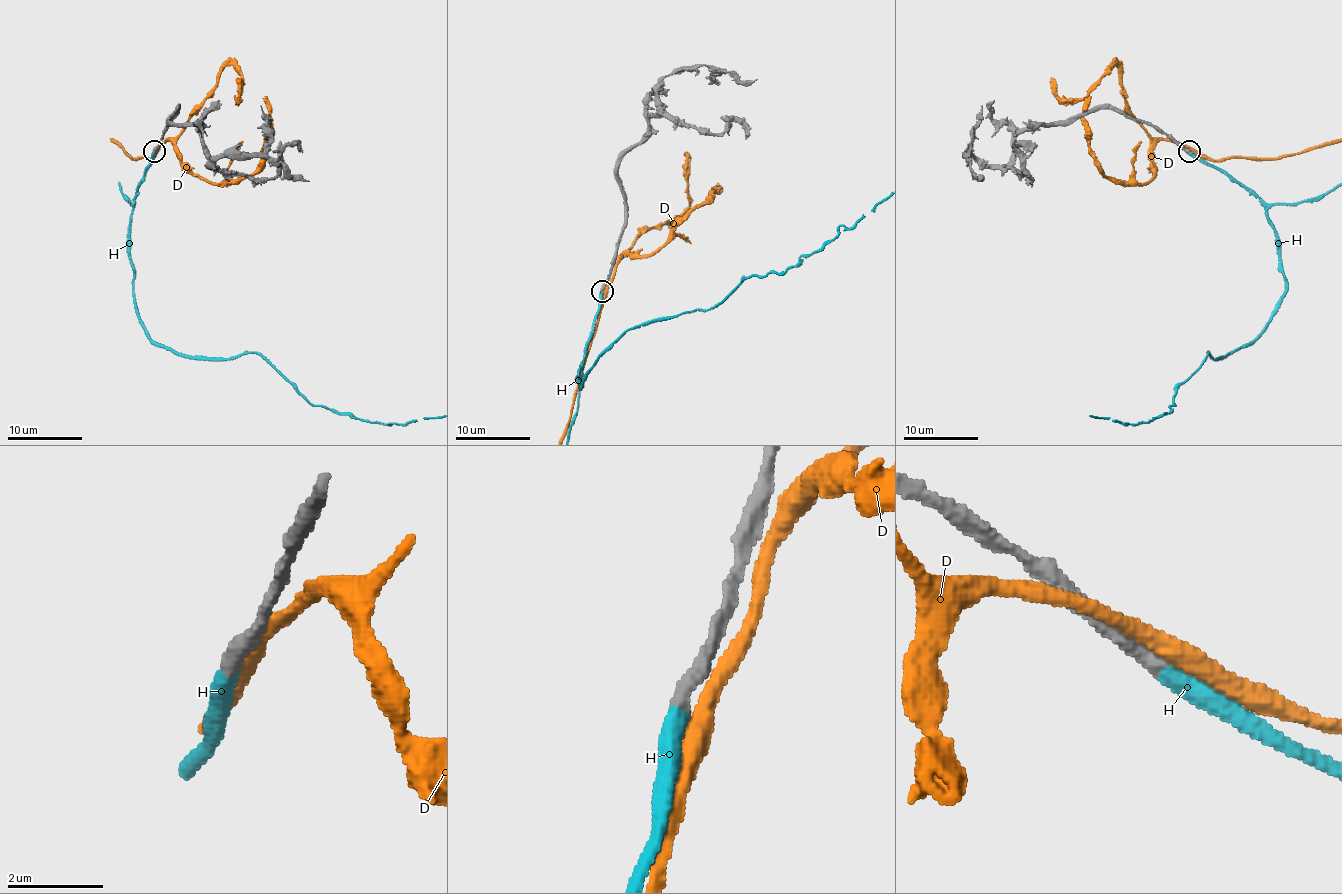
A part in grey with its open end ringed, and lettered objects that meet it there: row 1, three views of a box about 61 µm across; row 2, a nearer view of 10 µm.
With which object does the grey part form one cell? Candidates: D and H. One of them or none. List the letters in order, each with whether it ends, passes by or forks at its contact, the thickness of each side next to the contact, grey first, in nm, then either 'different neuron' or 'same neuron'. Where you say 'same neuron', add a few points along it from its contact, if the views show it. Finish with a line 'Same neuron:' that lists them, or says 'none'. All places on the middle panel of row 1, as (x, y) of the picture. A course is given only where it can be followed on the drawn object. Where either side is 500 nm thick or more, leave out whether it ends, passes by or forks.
D: it passes by; 400 nm thick on the grey side, 400 nm on the other; different neuron
H: it ends there; 400 nm thick on the grey side, 400 nm on the other; same neuron
Same neuron: H

